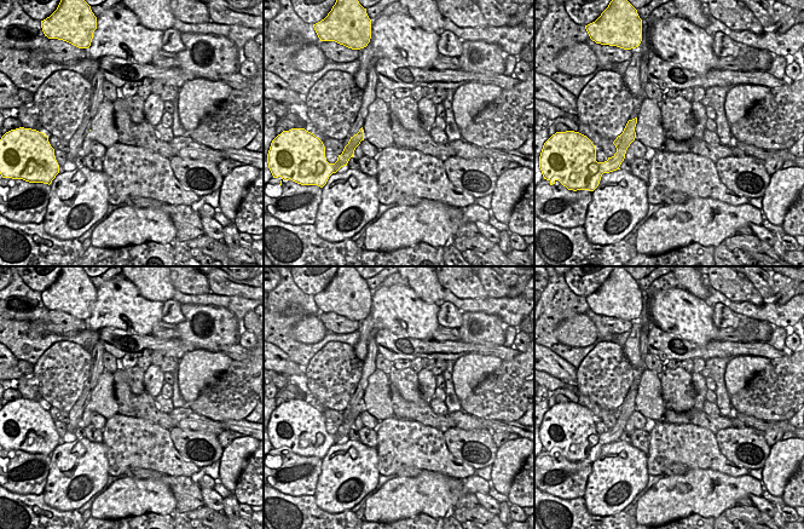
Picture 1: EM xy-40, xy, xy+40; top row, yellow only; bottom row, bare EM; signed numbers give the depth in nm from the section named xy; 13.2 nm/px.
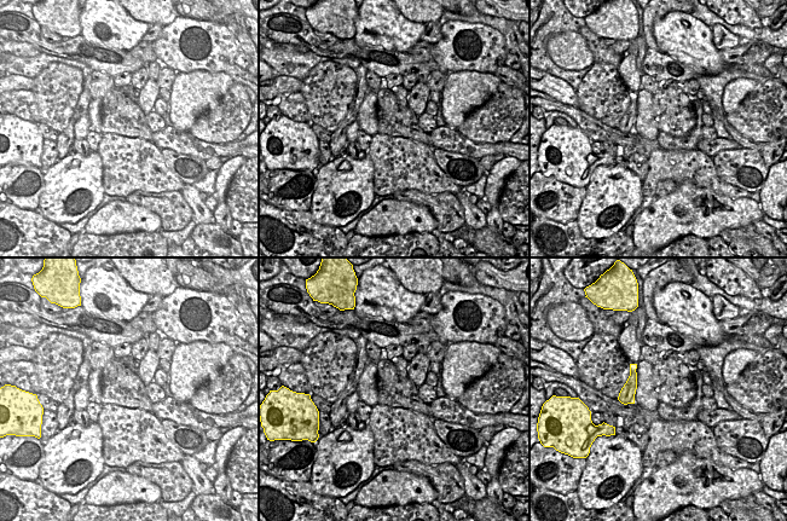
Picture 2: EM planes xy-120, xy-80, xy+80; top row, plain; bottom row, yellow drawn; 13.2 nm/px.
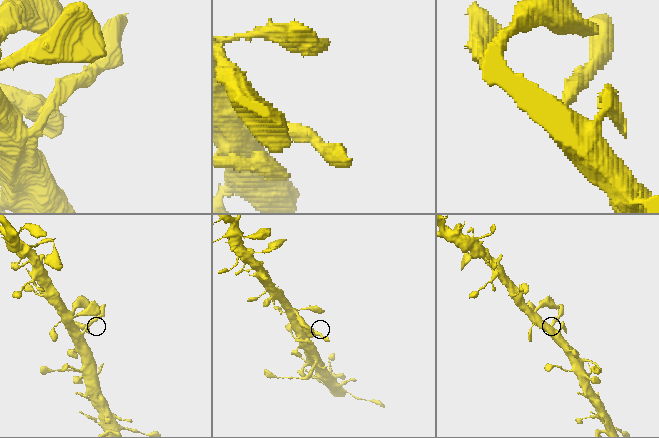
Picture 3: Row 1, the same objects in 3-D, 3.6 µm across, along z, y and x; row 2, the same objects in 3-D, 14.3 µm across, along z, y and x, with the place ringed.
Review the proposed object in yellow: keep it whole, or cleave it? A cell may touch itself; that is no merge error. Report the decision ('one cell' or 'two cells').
one cell

